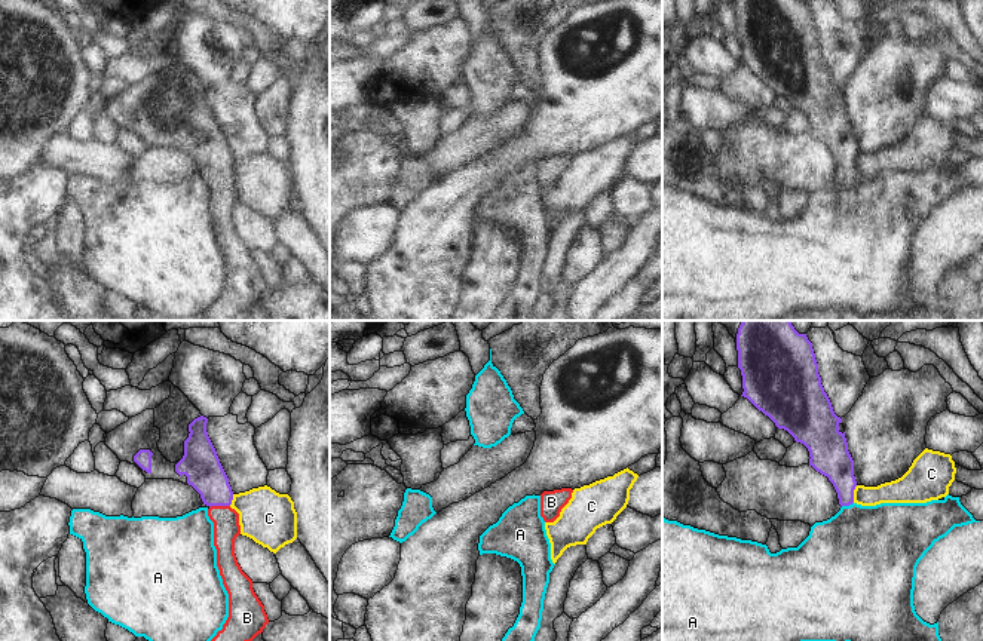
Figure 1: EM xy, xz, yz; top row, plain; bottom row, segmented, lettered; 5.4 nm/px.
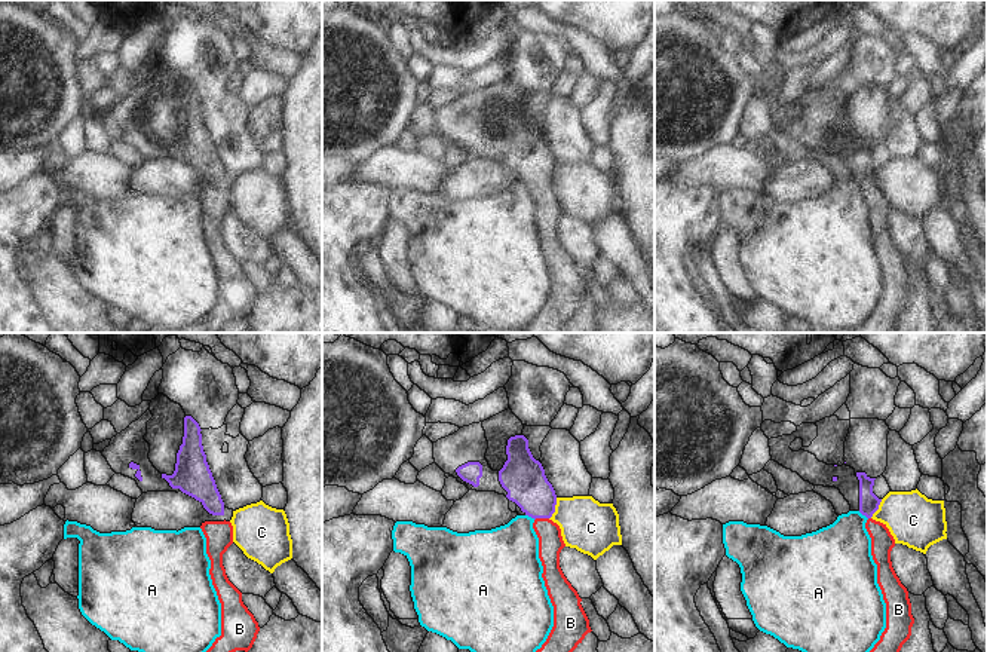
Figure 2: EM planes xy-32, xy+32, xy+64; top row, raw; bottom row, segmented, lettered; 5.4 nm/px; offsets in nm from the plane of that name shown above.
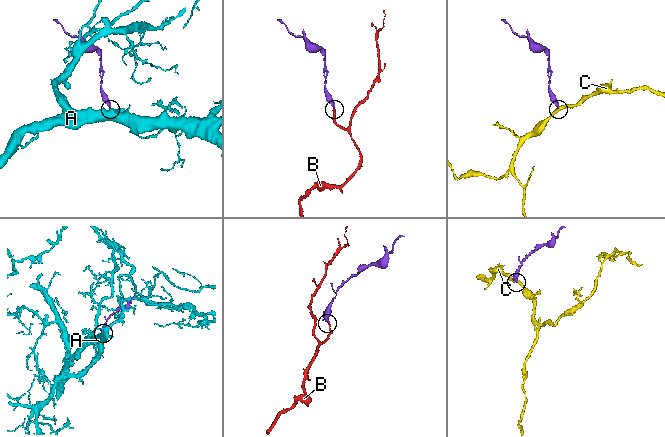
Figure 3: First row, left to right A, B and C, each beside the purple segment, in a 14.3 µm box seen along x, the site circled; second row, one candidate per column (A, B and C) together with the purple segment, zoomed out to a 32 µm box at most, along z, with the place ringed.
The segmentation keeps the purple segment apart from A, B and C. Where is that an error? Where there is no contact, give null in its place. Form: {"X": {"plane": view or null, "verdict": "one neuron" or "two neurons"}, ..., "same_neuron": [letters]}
{"A": {"plane": "yz", "verdict": "two neurons"}, "B": {"plane": "xy", "verdict": "one neuron"}, "C": {"plane": "yz", "verdict": "two neurons"}, "same_neuron": ["B"]}

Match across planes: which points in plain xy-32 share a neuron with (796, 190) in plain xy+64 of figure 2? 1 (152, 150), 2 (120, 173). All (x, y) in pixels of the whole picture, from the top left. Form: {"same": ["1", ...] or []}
{"same": []}

